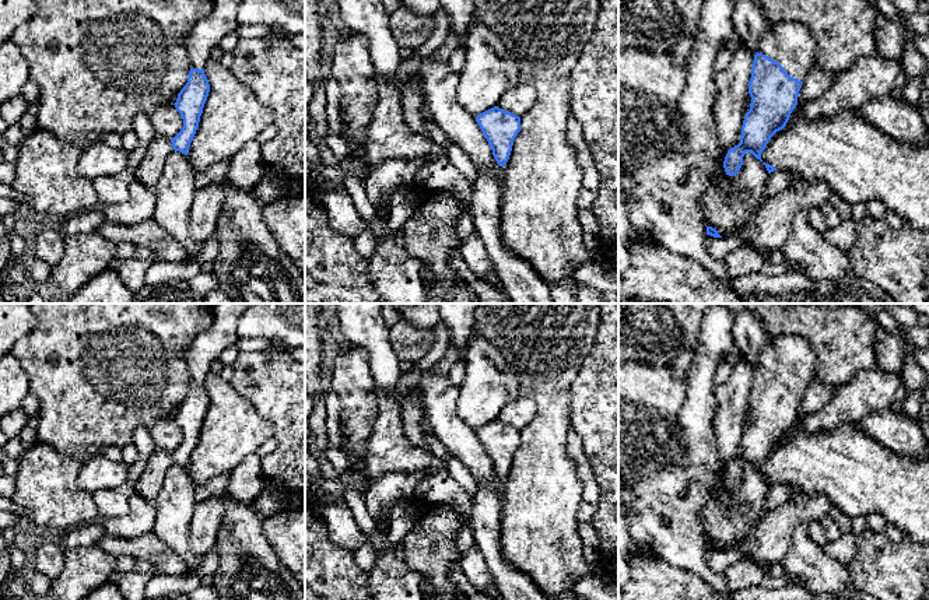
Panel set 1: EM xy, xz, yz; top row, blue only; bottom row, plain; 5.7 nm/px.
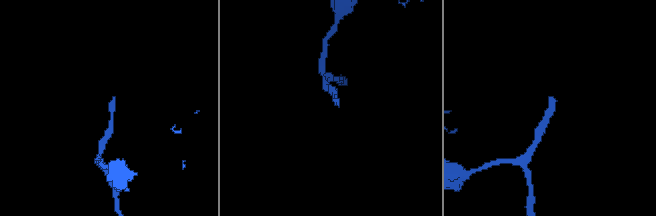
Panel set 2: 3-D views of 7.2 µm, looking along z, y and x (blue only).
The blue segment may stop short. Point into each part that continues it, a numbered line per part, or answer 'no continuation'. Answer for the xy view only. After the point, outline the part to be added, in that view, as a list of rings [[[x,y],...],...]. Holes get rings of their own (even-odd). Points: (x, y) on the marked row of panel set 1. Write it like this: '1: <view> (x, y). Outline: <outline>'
1: xy (223, 20). Outline: [[[213,0],[213,10],[200,20],[186,36],[190,69],[204,69],[210,52],[221,39],[236,31],[238,8],[243,0]]]

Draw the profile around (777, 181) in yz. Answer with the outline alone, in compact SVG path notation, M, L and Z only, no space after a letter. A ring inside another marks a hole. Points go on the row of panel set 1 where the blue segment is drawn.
M778 169L771 172L765 183L765 190L764 190L765 197L770 199L778 192L781 192L788 185L788 182L789 179L785 172Z

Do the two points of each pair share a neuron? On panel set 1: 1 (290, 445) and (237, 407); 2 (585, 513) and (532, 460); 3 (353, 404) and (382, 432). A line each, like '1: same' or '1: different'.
1: different
2: different
3: different

